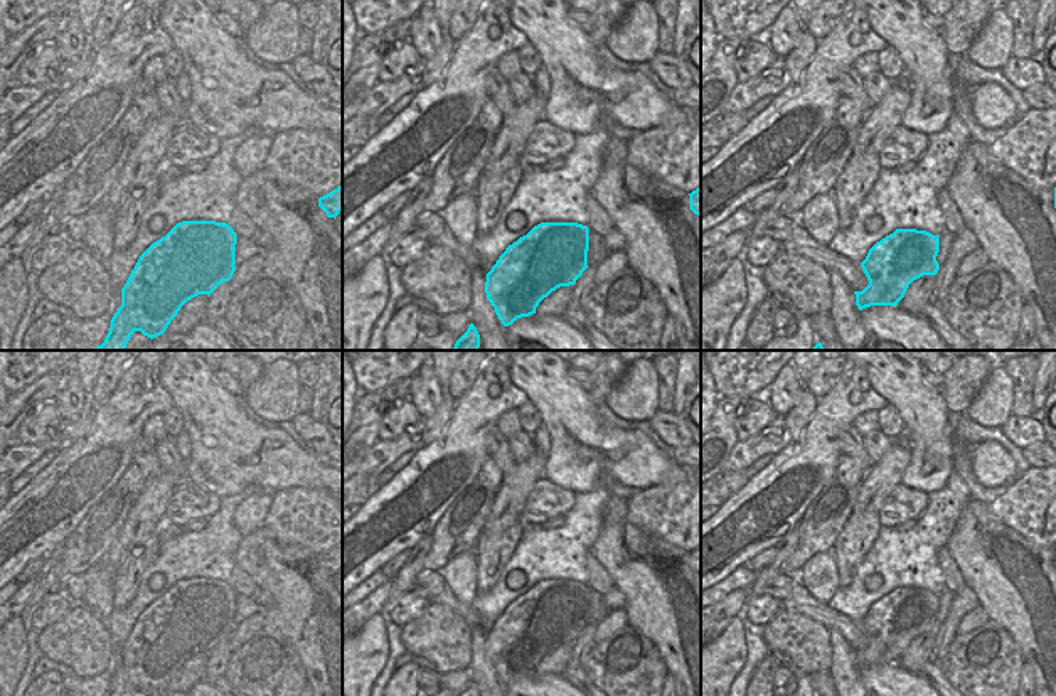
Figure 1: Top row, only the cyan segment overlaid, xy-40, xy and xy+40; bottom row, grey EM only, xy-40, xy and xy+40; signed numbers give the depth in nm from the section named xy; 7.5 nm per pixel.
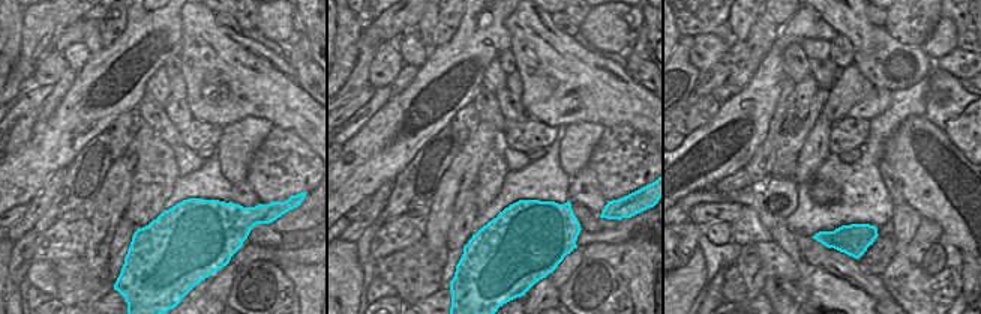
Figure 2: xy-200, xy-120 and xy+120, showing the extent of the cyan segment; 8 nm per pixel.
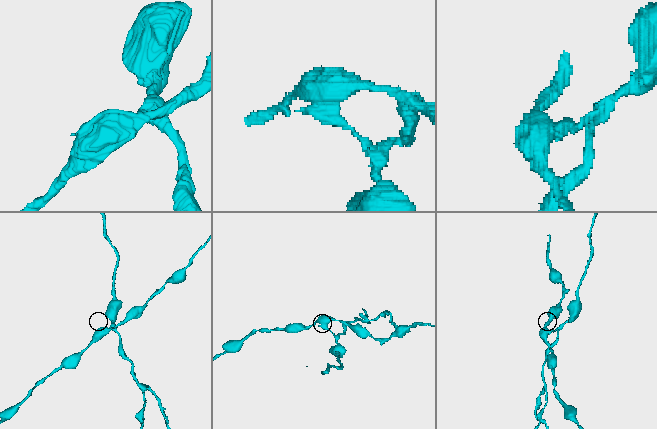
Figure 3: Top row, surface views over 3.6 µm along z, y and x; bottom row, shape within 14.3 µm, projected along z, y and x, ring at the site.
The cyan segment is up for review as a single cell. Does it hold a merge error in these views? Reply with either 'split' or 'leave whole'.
split

